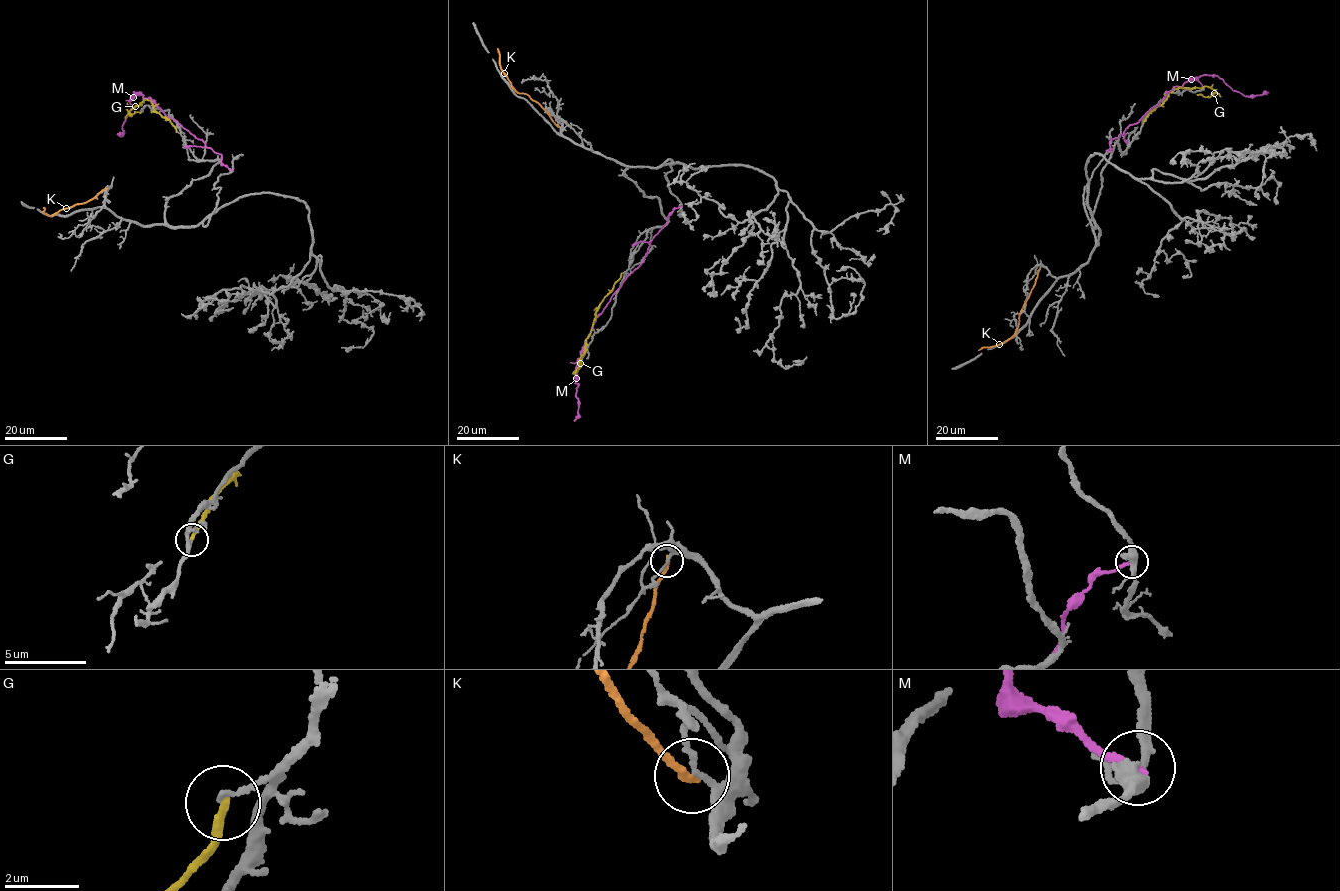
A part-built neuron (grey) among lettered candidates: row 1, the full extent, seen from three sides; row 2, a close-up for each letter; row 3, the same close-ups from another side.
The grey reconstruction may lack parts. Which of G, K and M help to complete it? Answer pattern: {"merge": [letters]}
{"merge": []}

